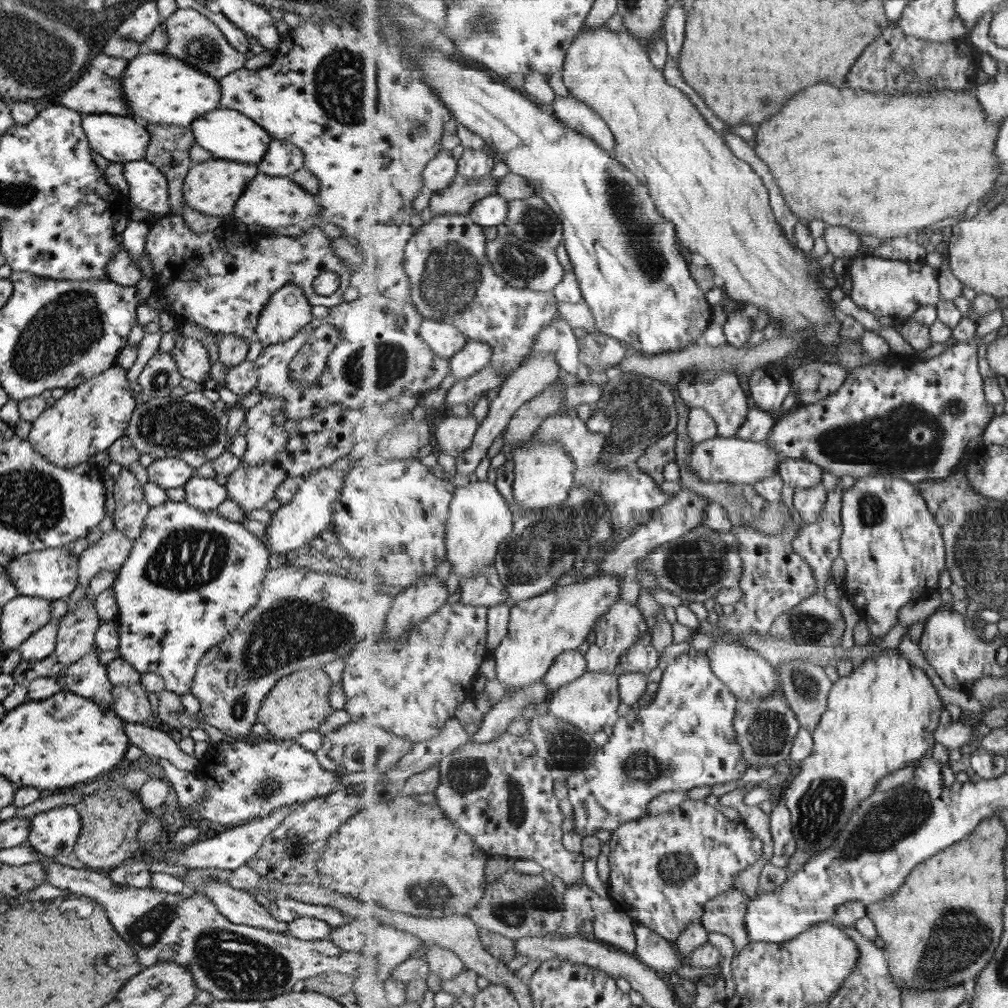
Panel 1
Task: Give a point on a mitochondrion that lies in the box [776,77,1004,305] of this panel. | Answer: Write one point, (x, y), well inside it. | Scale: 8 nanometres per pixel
(884, 194)

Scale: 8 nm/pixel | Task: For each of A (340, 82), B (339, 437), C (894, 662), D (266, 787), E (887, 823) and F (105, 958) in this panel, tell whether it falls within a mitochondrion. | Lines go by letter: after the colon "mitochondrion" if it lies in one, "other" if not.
A: mitochondrion
B: other
C: other
D: mitochondrion
E: mitochondrion
F: other

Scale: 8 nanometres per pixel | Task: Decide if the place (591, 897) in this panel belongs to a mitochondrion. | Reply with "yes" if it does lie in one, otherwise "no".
no

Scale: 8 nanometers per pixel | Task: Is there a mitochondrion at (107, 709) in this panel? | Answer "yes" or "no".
no

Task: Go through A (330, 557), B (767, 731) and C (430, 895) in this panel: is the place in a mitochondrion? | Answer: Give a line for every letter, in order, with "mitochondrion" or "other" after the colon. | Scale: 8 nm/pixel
A: other
B: mitochondrion
C: mitochondrion

